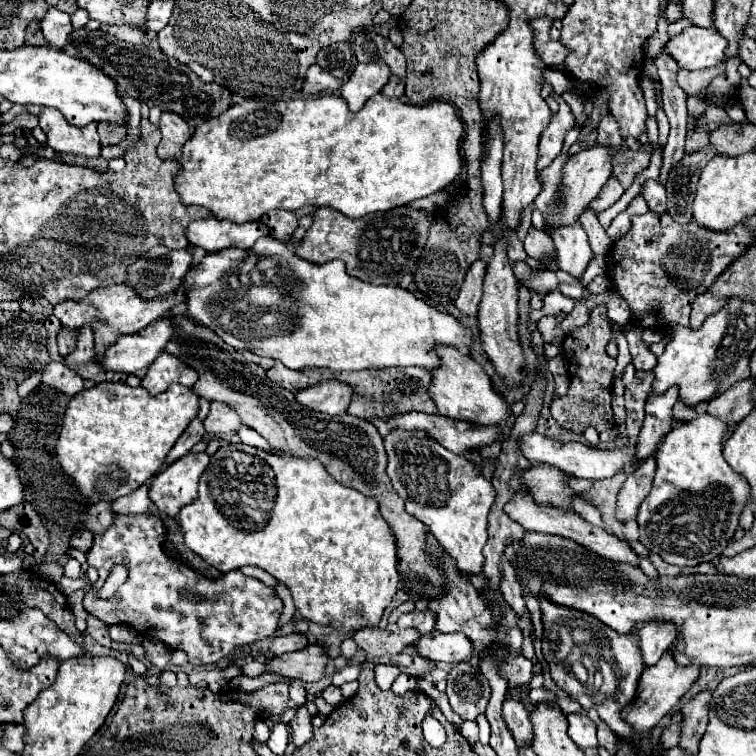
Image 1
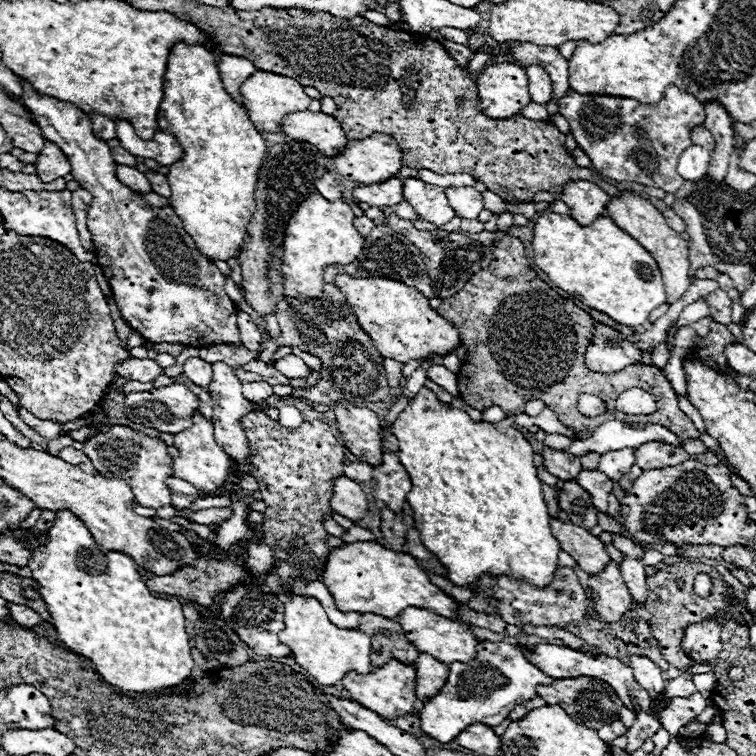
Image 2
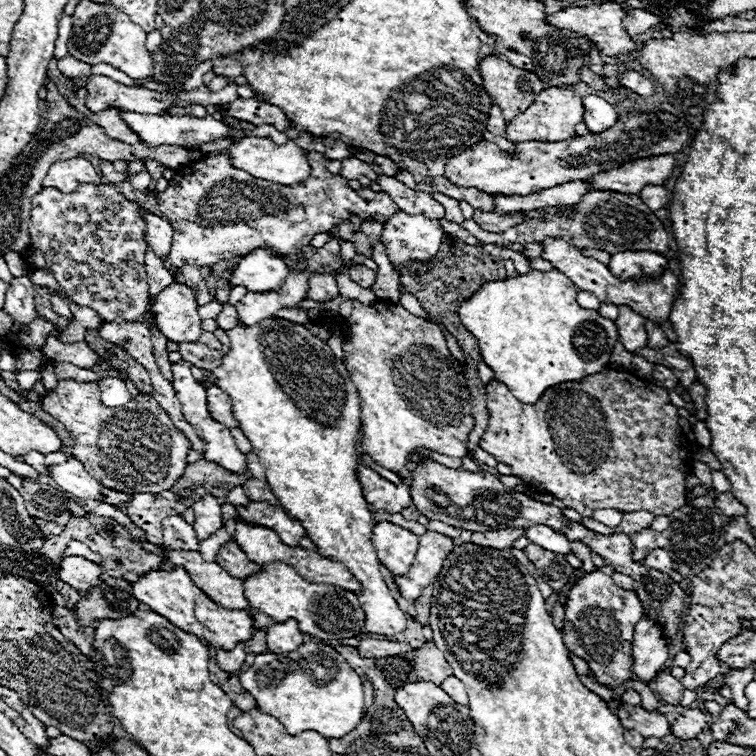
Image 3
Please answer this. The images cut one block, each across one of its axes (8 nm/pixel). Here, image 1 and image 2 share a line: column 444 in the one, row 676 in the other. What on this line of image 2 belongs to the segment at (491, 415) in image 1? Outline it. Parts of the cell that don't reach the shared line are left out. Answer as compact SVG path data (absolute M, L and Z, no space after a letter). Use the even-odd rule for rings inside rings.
M388 660L382 668L374 668L370 674L358 674L350 670L346 678L342 678L342 686L350 692L350 698L376 712L382 718L398 718L414 710L416 704L416 666L404 664L398 660Z

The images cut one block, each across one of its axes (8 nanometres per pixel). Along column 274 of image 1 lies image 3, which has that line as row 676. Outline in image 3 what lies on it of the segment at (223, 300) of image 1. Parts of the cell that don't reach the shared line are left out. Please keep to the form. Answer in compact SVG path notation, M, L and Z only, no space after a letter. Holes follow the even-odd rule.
M314 640L292 654L258 654L254 664L240 674L240 682L254 696L256 706L278 718L288 734L314 730L324 738L340 738L358 726L364 708L360 676L332 646Z

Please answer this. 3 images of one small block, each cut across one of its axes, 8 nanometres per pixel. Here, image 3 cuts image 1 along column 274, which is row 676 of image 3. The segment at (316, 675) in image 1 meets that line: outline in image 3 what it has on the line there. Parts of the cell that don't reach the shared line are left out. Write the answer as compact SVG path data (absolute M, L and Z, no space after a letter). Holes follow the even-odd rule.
M658 672L656 674L656 682L654 682L654 690L658 692L658 698L666 704L672 704L672 706L678 706L680 704L680 698L682 698L682 692L684 692L684 686L680 684L680 680L676 680L672 674L666 674L666 672Z

